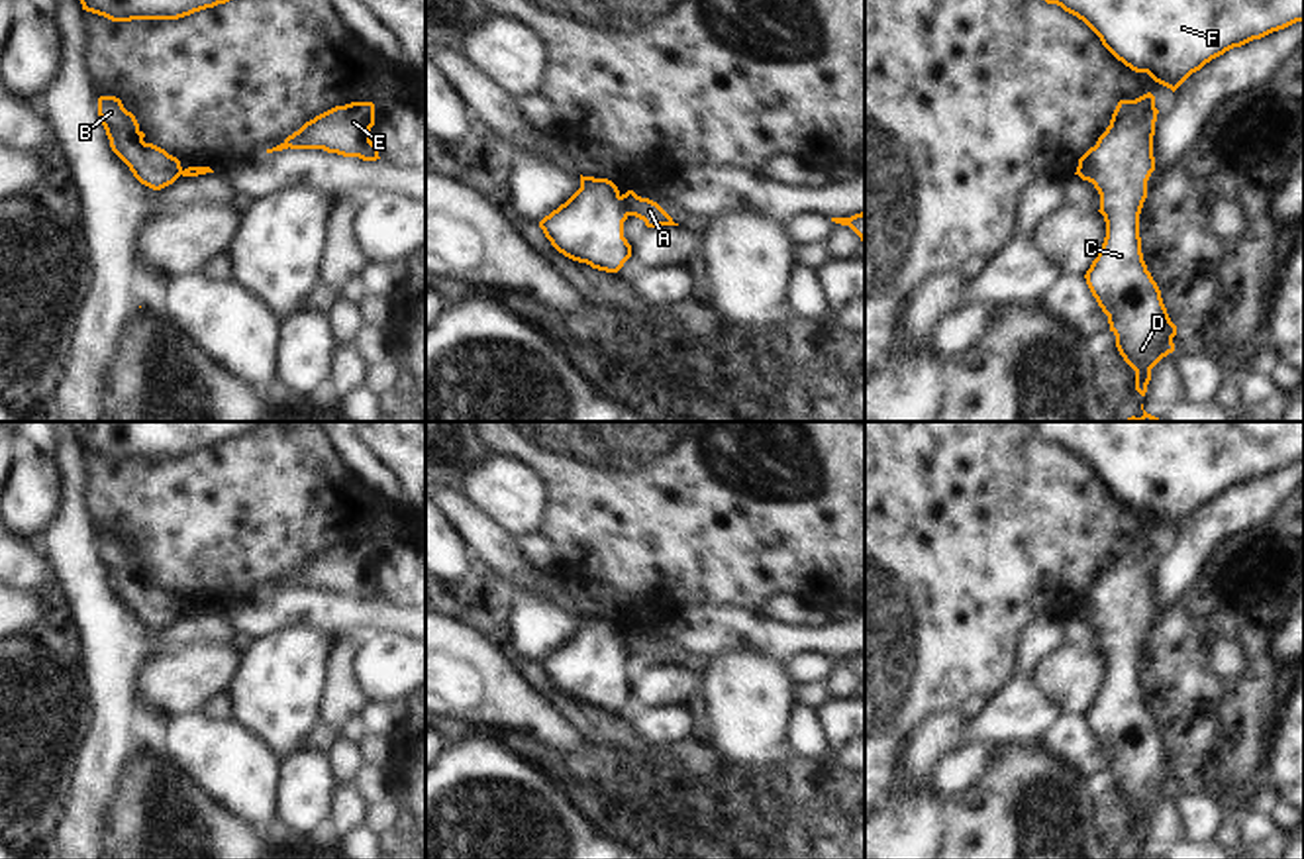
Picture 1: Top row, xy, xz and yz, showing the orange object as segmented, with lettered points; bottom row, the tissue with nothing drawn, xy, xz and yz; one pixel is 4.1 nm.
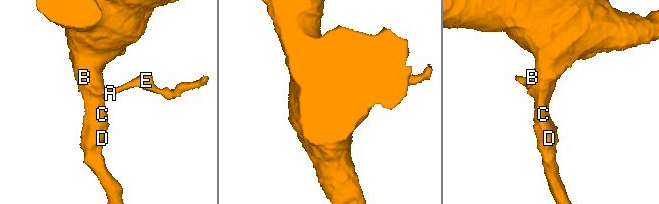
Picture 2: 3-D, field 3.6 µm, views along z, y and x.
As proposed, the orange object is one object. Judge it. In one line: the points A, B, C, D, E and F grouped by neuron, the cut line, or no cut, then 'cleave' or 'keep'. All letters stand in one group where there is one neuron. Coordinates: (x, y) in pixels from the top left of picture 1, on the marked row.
groups A E / B C D F; cut xz (618, 197), (628, 214); cleave

